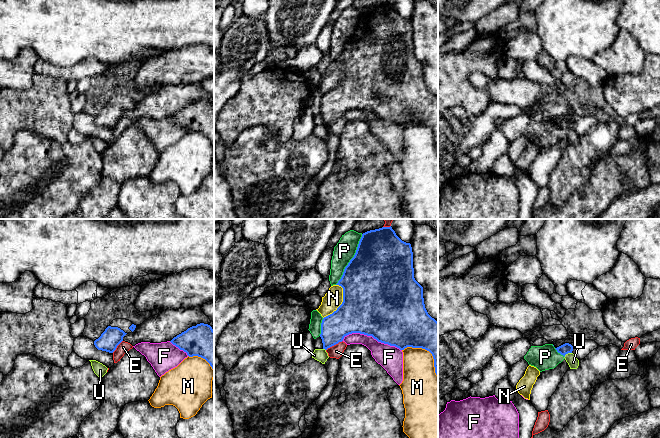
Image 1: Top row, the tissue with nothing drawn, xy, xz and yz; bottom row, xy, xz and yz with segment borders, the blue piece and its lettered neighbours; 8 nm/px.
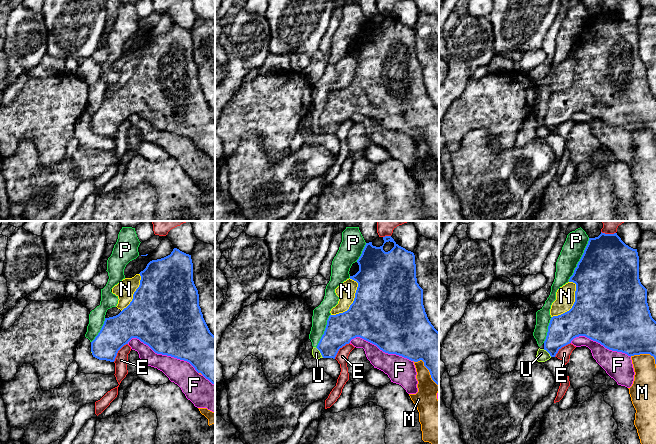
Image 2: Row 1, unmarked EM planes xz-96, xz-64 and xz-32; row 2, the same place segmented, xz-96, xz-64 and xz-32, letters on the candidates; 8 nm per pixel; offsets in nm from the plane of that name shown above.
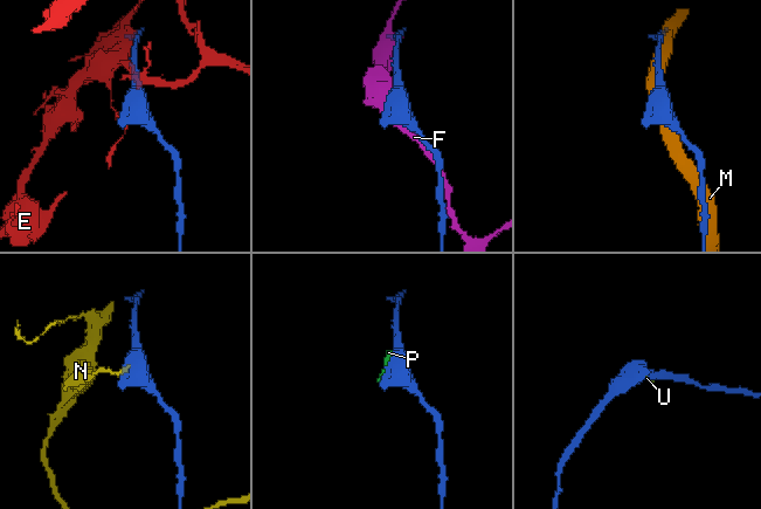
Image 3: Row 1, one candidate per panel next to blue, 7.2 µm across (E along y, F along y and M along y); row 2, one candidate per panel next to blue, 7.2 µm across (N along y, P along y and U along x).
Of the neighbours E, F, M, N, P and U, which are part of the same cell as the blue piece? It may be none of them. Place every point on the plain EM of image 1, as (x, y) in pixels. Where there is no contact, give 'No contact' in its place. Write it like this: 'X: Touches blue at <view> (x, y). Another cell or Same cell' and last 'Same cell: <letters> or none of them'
E: Touches blue at xz (334, 120). Another cell
F: Touches blue at xz (372, 112). Another cell
M: Touches blue at xz (428, 126). Another cell
N: Touches blue at xz (342, 79). Another cell
P: Touches blue at xz (351, 35). Another cell
U: Touches blue at yz (567, 129). Another cell
Same cell: none of them

